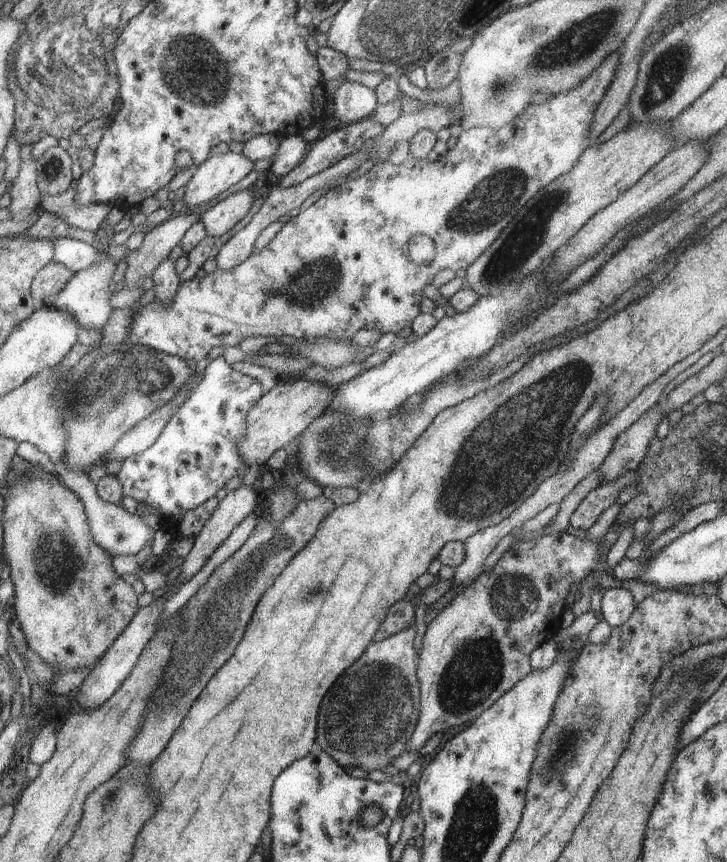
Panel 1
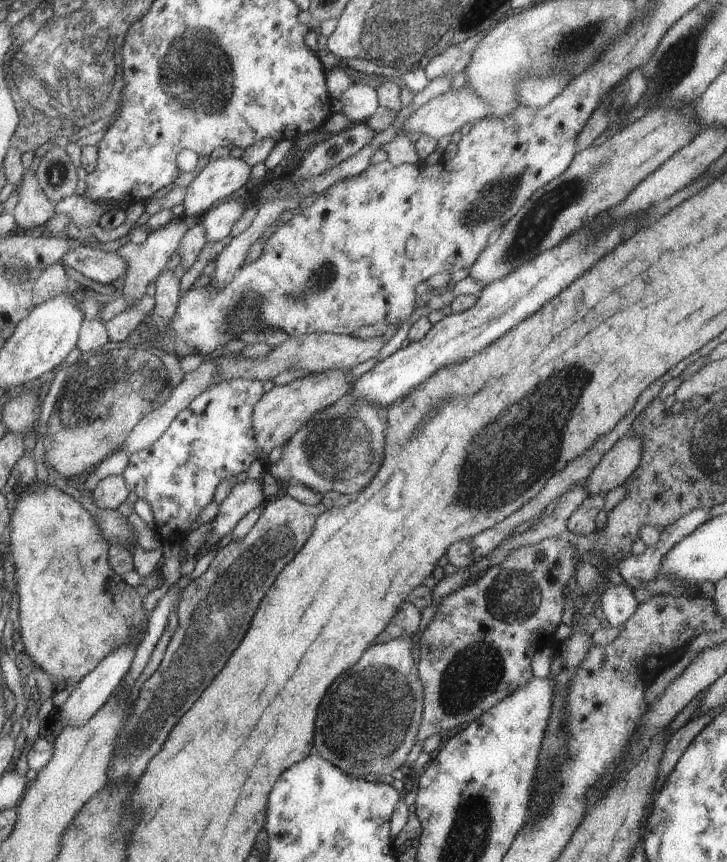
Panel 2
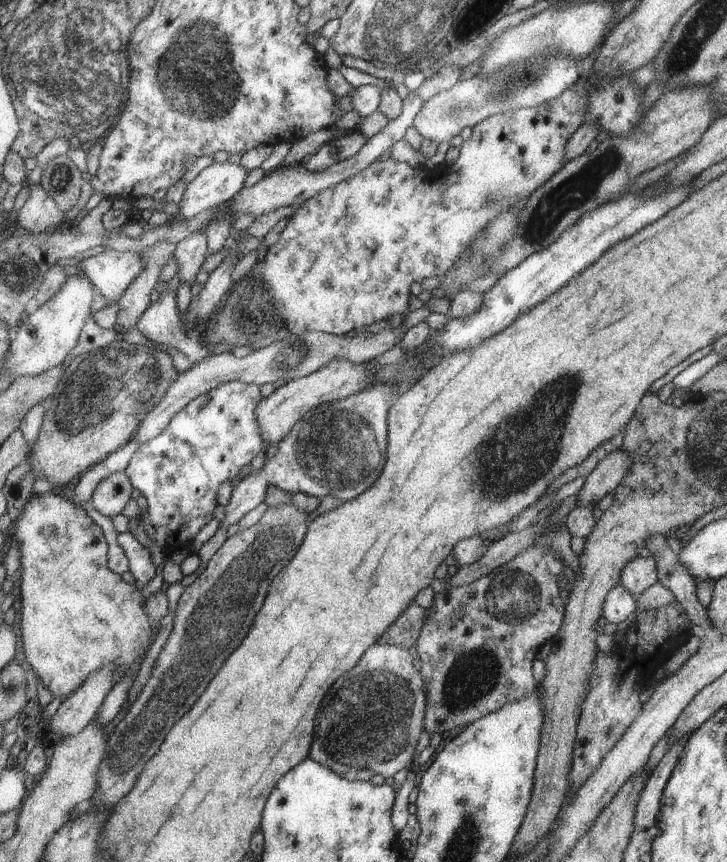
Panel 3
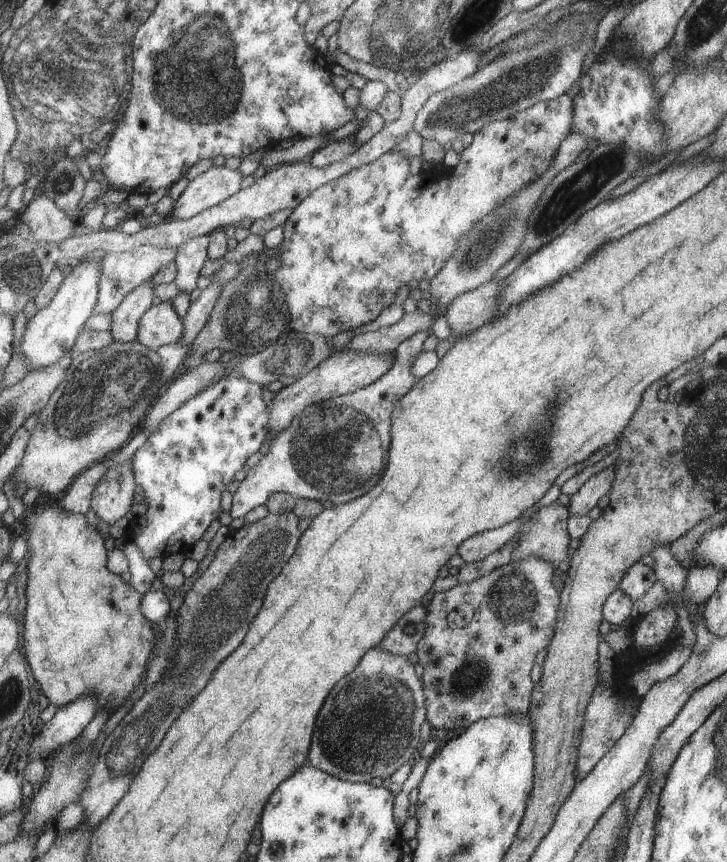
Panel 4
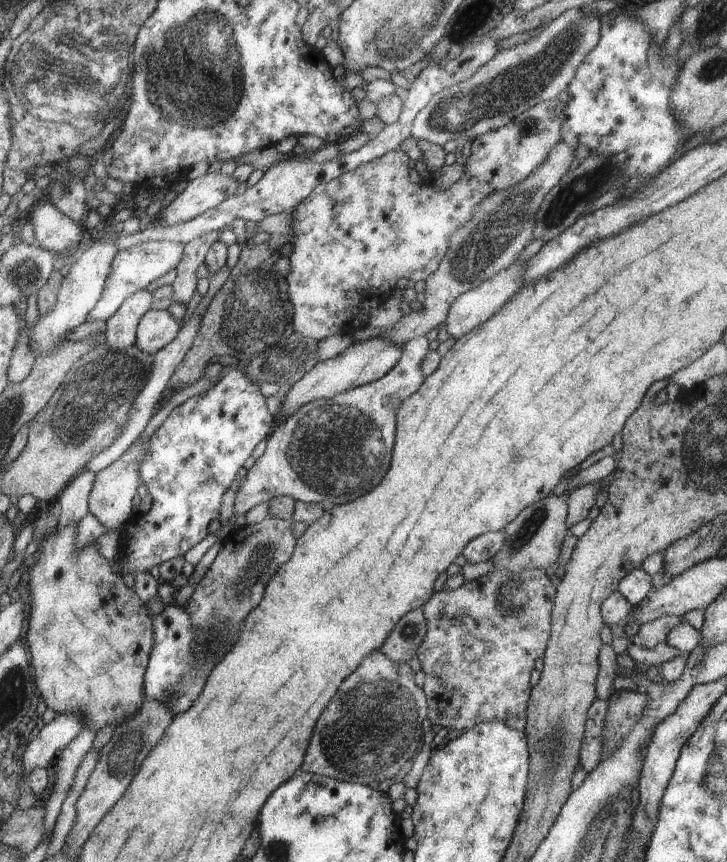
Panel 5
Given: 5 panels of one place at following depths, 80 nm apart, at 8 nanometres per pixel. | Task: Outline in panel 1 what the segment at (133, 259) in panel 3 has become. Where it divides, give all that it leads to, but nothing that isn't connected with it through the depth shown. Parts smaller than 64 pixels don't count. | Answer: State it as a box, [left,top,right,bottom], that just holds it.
[54,237,99,273]

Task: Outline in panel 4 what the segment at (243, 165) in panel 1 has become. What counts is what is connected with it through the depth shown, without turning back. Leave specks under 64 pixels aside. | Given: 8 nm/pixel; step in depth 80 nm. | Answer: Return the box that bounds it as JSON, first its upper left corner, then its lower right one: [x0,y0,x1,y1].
[170,167,243,220]

